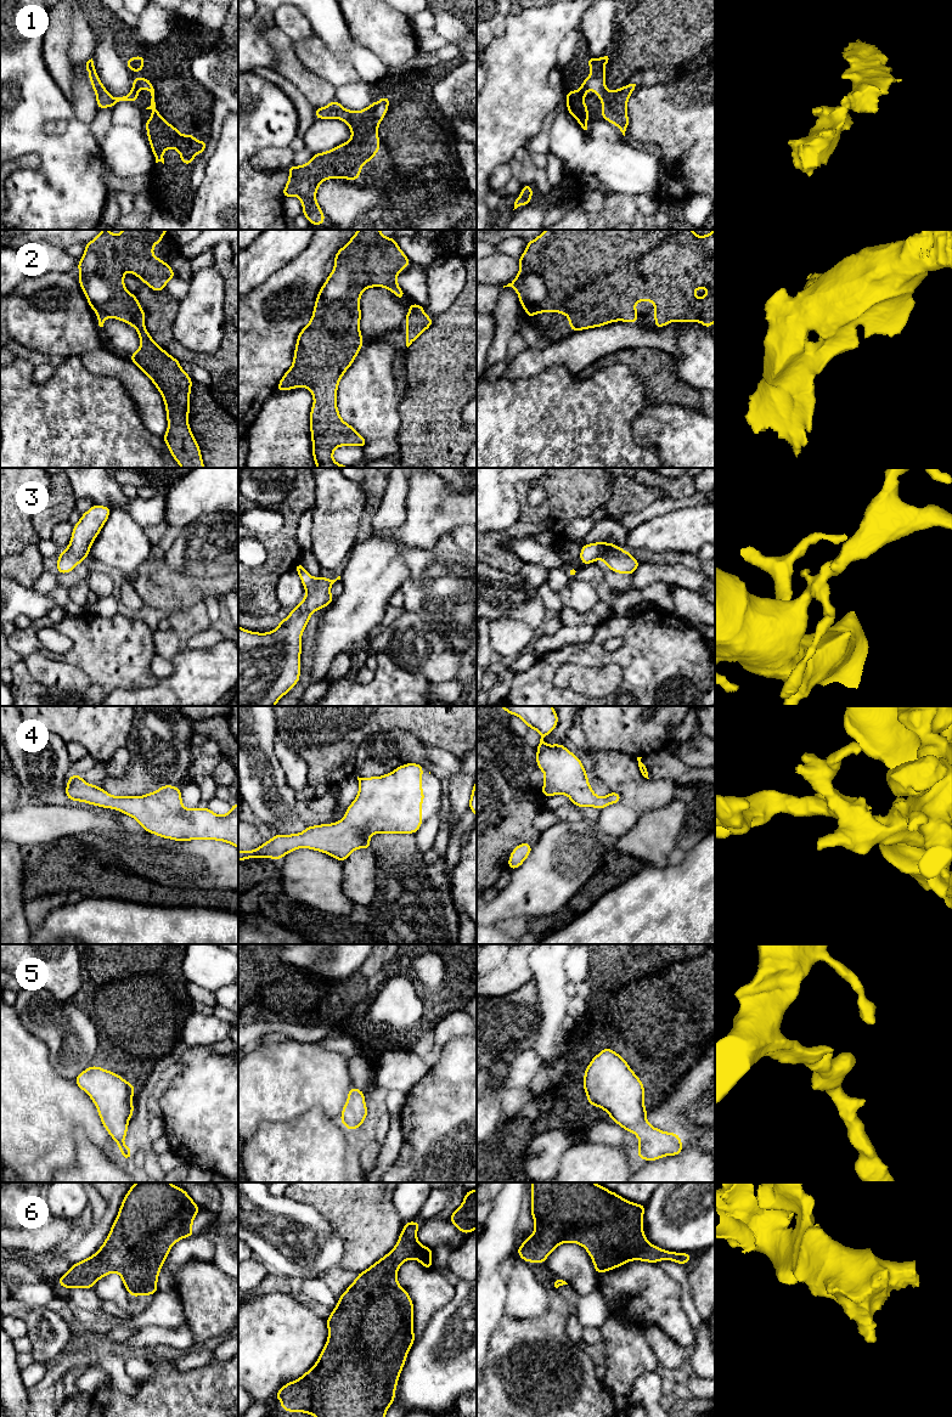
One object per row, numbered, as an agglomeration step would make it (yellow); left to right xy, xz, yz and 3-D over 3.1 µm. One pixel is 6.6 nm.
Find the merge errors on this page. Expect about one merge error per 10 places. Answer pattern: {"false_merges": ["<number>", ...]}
{"false_merges": []}

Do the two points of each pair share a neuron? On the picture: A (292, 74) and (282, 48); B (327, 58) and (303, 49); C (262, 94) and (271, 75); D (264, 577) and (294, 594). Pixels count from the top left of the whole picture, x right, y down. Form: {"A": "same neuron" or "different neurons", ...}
{"A": "same neuron", "B": "same neuron", "C": "different neurons", "D": "different neurons"}

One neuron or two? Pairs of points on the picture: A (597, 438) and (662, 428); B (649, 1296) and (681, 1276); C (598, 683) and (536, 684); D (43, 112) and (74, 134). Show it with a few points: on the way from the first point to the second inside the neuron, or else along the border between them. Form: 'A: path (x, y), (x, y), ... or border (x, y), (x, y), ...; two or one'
A: border (646, 407), (632, 422), (632, 436), (655, 450); two
B: border (653, 1263), (659, 1265), (679, 1283), (681, 1308); two
C: border (562, 662), (553, 682), (578, 693); two
D: path (54, 112), (63, 112), (71, 118), (72, 123); one

